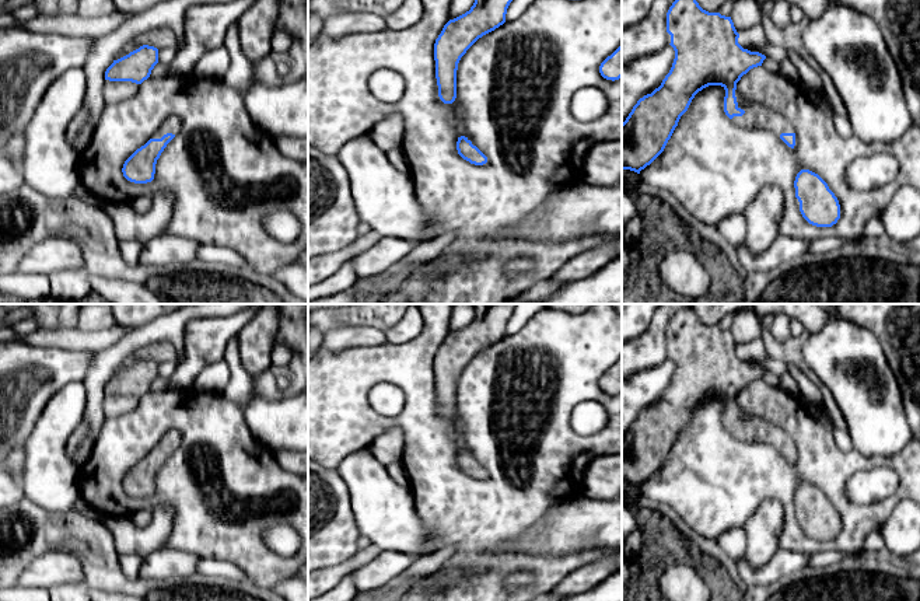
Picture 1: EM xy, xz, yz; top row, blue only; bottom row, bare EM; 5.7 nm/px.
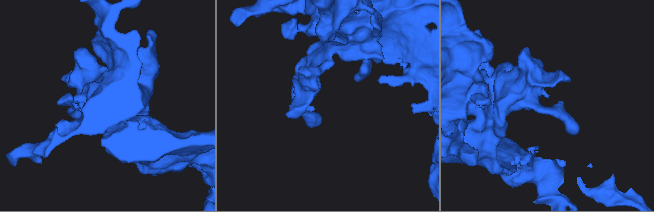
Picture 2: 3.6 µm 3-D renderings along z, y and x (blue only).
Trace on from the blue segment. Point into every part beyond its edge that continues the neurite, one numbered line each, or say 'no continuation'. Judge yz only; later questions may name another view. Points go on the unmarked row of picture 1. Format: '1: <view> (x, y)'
1: yz (755, 427)

